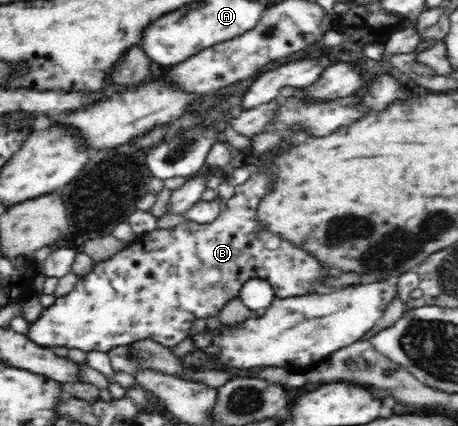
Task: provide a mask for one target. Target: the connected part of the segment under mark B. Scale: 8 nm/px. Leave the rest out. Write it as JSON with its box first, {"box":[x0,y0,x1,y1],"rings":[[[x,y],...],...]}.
{"box":[27,177,338,353],"rings":[[[250,177],[246,182],[235,185],[234,195],[230,197],[230,199],[221,202],[220,215],[218,215],[212,223],[201,225],[195,221],[184,220],[178,227],[174,227],[174,229],[156,229],[146,234],[136,235],[126,249],[122,249],[122,251],[119,251],[110,259],[97,262],[93,267],[93,271],[89,271],[86,275],[79,277],[72,291],[62,297],[55,298],[55,302],[51,306],[44,308],[42,315],[34,323],[29,325],[27,333],[28,339],[37,343],[37,345],[47,348],[67,347],[68,349],[81,349],[86,353],[91,351],[108,353],[115,347],[130,345],[130,343],[140,341],[140,339],[144,338],[153,339],[170,348],[176,347],[182,343],[184,339],[192,335],[191,329],[197,319],[205,319],[205,321],[209,321],[209,323],[218,321],[218,315],[222,309],[224,309],[224,306],[234,298],[239,298],[241,285],[249,279],[263,279],[264,281],[270,282],[270,285],[274,288],[274,297],[278,299],[316,293],[316,289],[322,280],[332,275],[335,276],[338,273],[330,273],[330,271],[320,269],[320,263],[316,263],[316,259],[312,259],[312,255],[308,255],[308,251],[296,251],[296,247],[292,247],[292,243],[284,243],[284,238],[280,238],[279,235],[274,234],[274,232],[270,232],[266,230],[266,228],[261,227],[259,219],[256,218],[256,203],[260,201],[260,191],[264,191],[264,179],[252,179],[252,177]]]}

